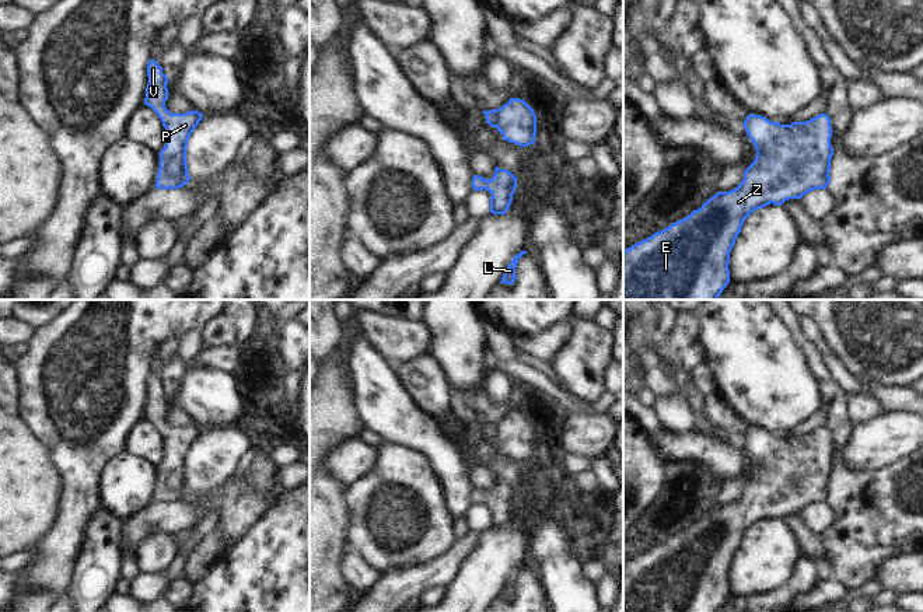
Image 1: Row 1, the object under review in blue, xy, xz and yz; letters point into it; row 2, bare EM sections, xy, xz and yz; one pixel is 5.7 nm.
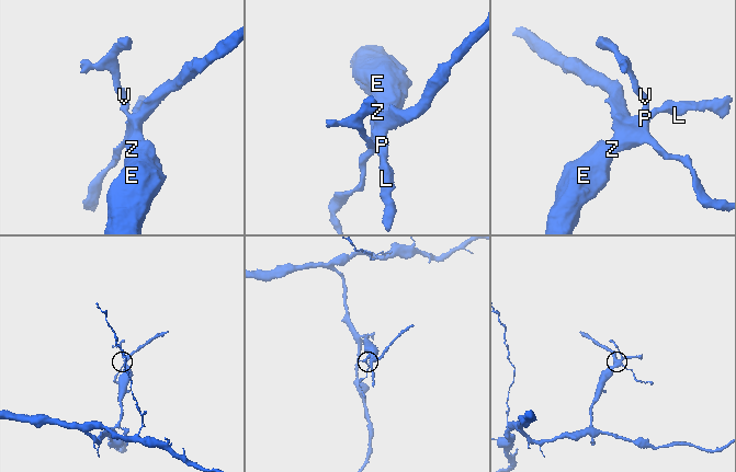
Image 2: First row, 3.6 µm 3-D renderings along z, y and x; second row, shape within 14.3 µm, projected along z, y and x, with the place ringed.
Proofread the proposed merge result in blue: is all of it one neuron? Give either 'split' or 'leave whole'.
leave whole

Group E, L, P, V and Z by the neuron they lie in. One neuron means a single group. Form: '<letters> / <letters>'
E L P V Z

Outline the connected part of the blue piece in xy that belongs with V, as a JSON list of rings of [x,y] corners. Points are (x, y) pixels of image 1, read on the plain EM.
[[[154,373],[147,380],[148,398],[144,419],[150,420],[165,441],[165,461],[160,465],[160,483],[157,487],[157,503],[178,503],[190,493],[186,478],[188,454],[202,434],[202,427],[189,424],[186,427],[171,427],[165,422],[168,413],[168,391]]]

